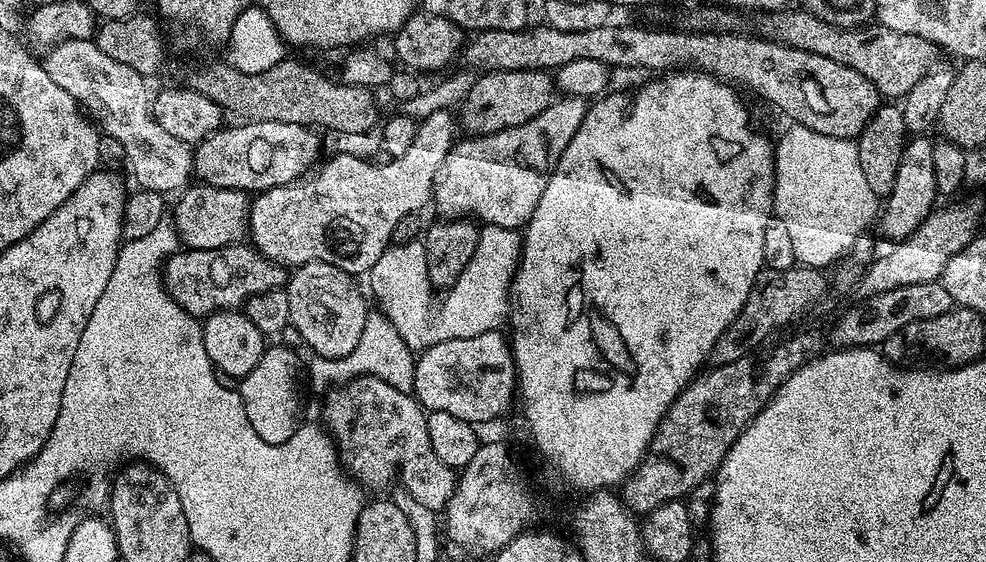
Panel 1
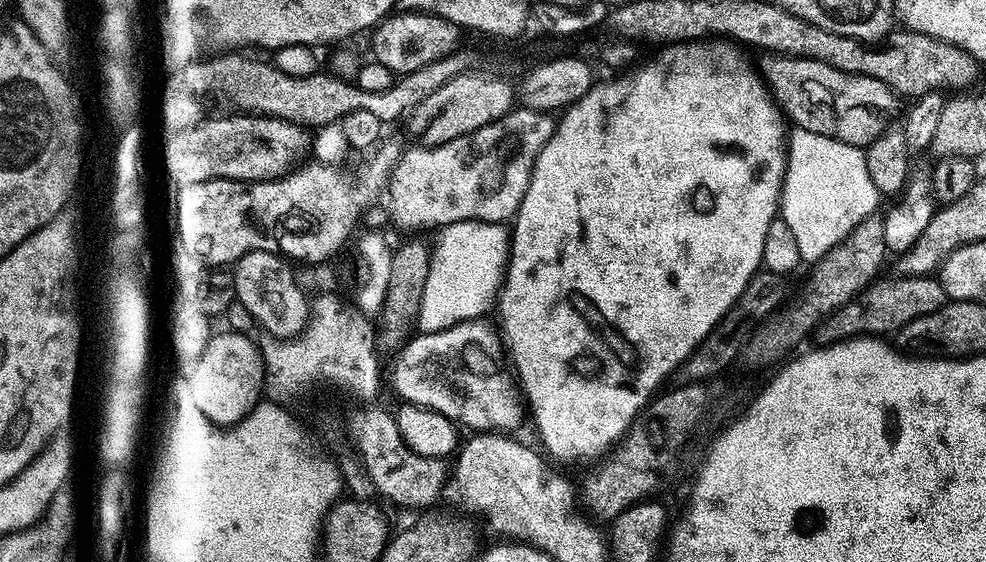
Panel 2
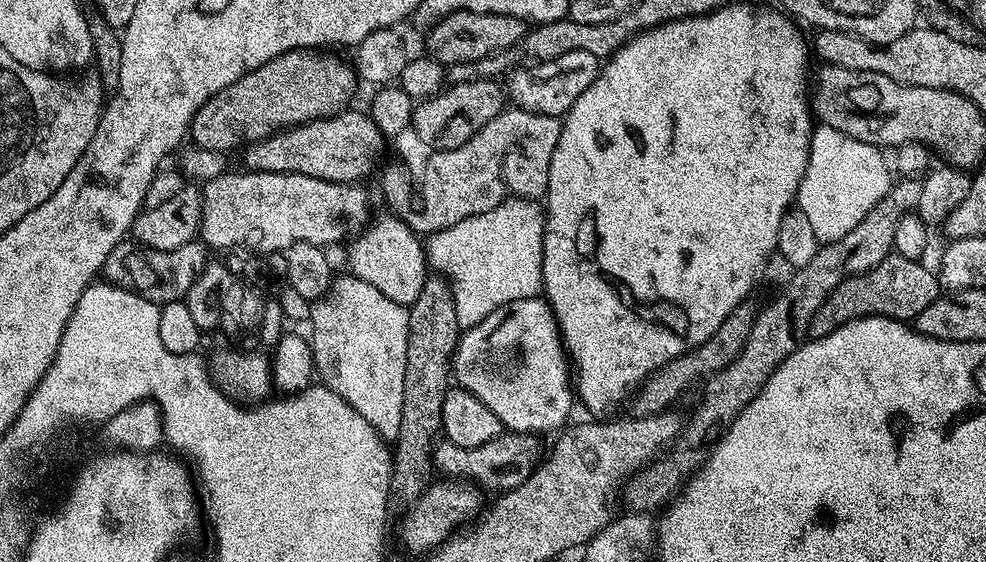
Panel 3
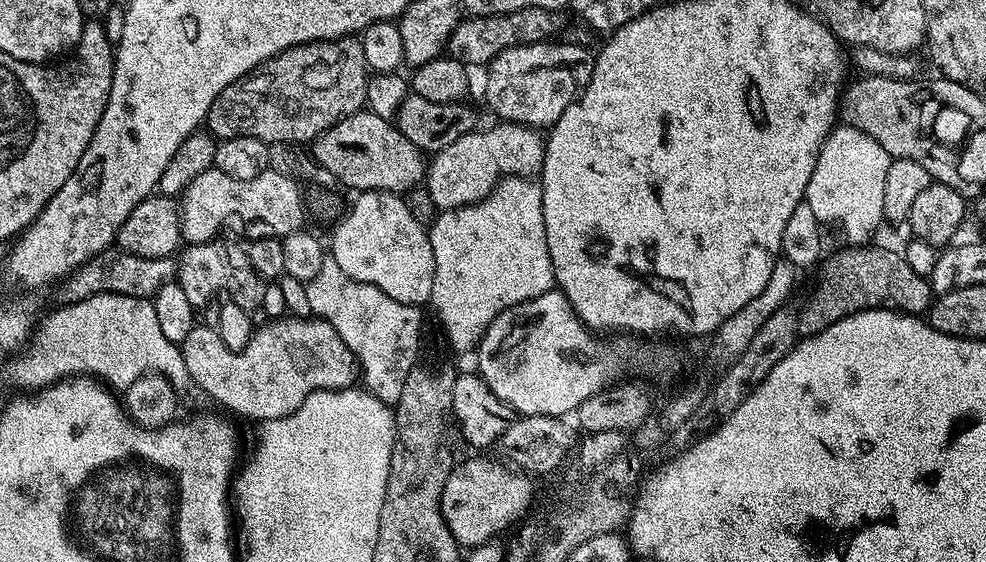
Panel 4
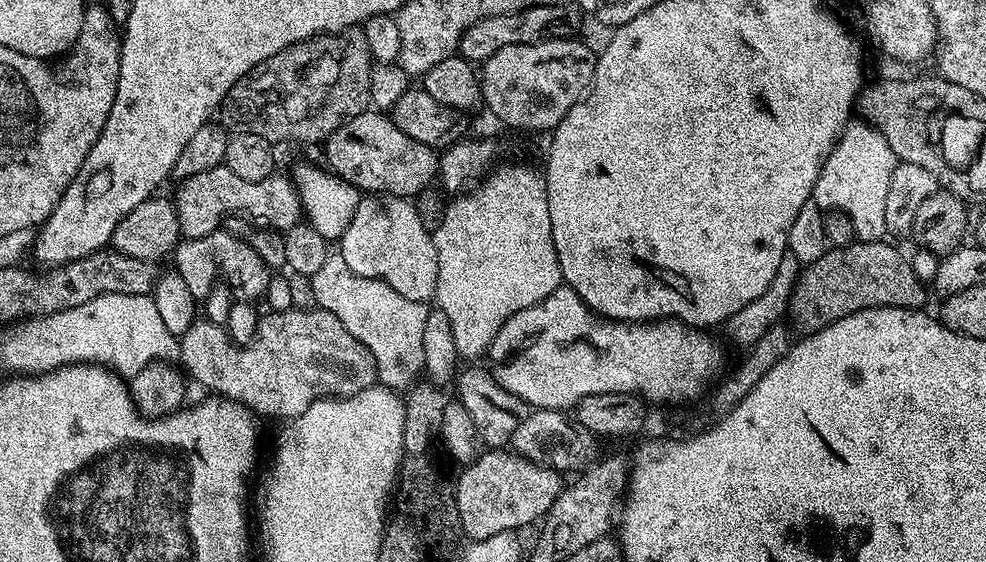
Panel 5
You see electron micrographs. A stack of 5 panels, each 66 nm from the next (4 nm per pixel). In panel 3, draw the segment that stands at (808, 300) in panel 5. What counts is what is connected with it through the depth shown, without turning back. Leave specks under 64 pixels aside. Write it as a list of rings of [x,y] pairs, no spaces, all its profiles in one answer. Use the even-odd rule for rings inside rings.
[[[889,254],[869,272],[859,276],[849,276],[828,296],[832,300],[832,308],[828,308],[828,312],[832,312],[832,320],[842,320],[848,324],[851,320],[859,319],[856,312],[865,312],[867,316],[884,316],[887,320],[915,321],[916,316],[922,314],[922,310],[926,310],[926,306],[930,306],[930,302],[934,302],[942,292],[937,273],[933,269],[931,272],[930,269],[923,268],[922,265],[920,260],[907,260],[905,256]]]

